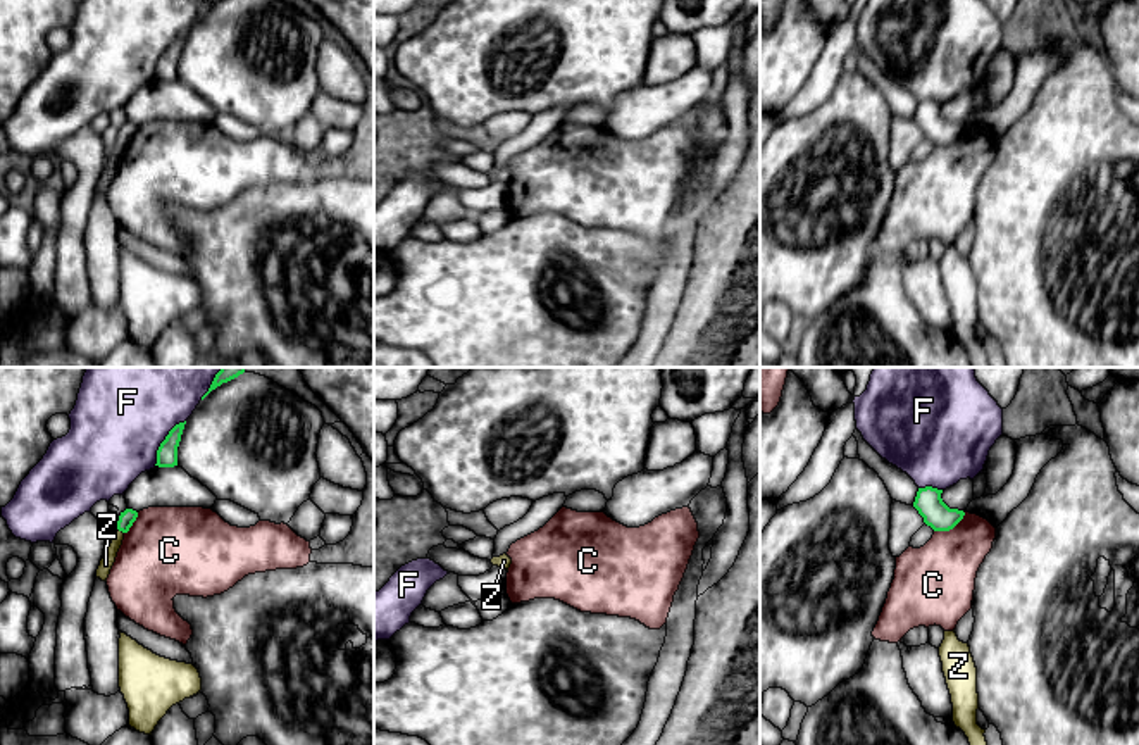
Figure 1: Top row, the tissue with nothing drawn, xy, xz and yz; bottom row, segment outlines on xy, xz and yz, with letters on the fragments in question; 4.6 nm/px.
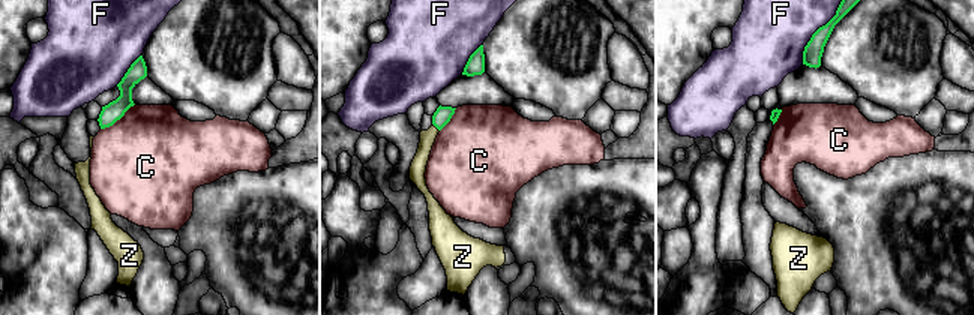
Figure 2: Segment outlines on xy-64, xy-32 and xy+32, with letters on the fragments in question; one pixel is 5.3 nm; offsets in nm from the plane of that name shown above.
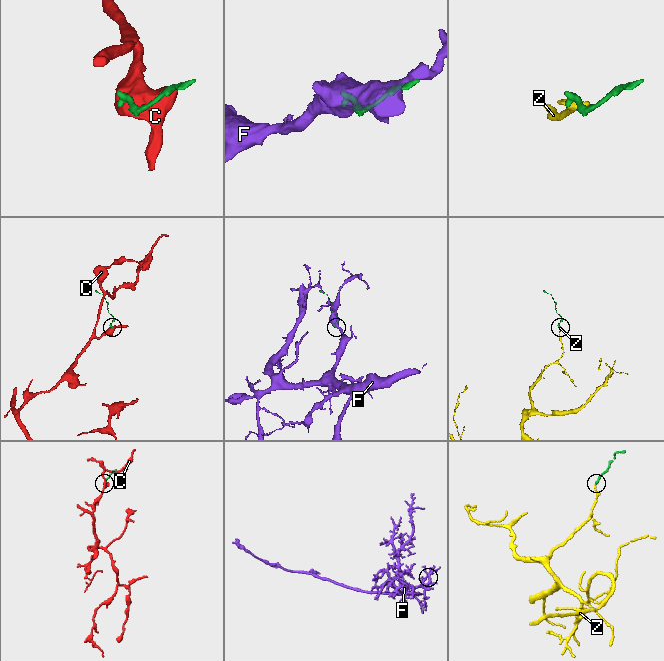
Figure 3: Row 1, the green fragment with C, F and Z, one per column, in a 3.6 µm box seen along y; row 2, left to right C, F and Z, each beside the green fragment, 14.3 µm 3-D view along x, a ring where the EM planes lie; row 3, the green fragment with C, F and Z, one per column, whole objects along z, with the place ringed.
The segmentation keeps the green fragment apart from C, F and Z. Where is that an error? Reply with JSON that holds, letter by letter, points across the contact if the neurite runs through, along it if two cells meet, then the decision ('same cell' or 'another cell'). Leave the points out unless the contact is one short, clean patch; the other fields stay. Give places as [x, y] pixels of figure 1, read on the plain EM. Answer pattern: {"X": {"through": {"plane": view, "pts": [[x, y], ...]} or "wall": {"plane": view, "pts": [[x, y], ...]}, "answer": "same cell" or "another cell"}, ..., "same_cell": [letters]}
{"C": {"wall": {"plane": "yz", "pts": [[964, 125], [964, 130], [952, 142], [934, 145]]}, "answer": "another cell"}, "F": {"answer": "another cell"}, "Z": {"through": {"plane": "xy", "pts": [[126, 131], [121, 143], [105, 178]]}, "answer": "same cell"}, "same_cell": ["Z"]}

